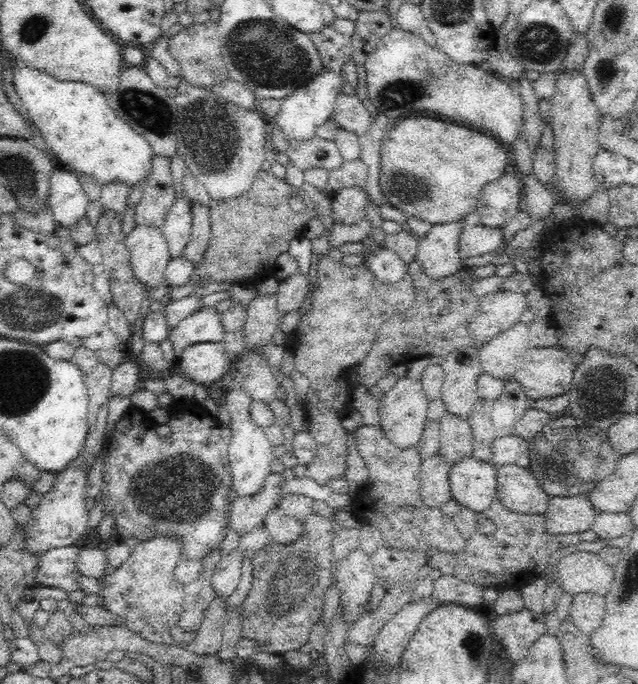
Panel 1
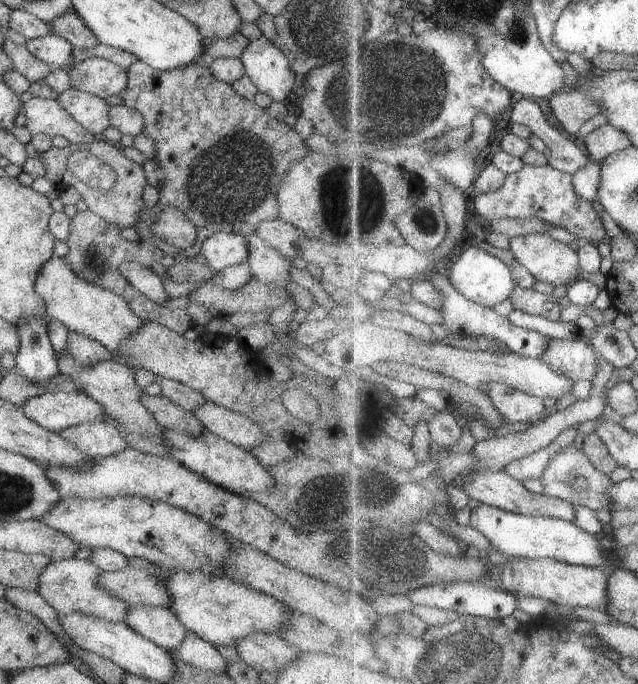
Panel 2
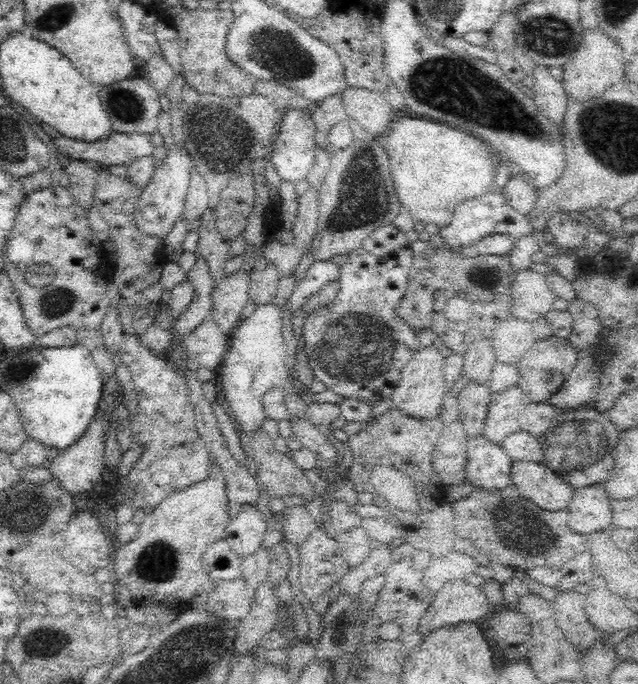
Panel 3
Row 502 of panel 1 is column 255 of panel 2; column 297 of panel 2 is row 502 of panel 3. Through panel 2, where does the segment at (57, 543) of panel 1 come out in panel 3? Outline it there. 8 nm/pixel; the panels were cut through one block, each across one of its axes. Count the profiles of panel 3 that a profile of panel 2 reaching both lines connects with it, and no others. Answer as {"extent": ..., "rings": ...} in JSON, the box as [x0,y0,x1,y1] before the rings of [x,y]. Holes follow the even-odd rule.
{"extent":[47,410,109,505],"rings":[[[99,410],[95,419],[92,420],[92,424],[88,426],[88,430],[72,446],[69,446],[63,454],[56,456],[51,462],[47,463],[52,476],[58,478],[61,486],[74,495],[77,505],[79,505],[82,498],[86,497],[88,490],[92,490],[92,487],[100,479],[102,471],[106,468],[104,442],[109,427],[106,419],[108,419],[107,415]]]}

